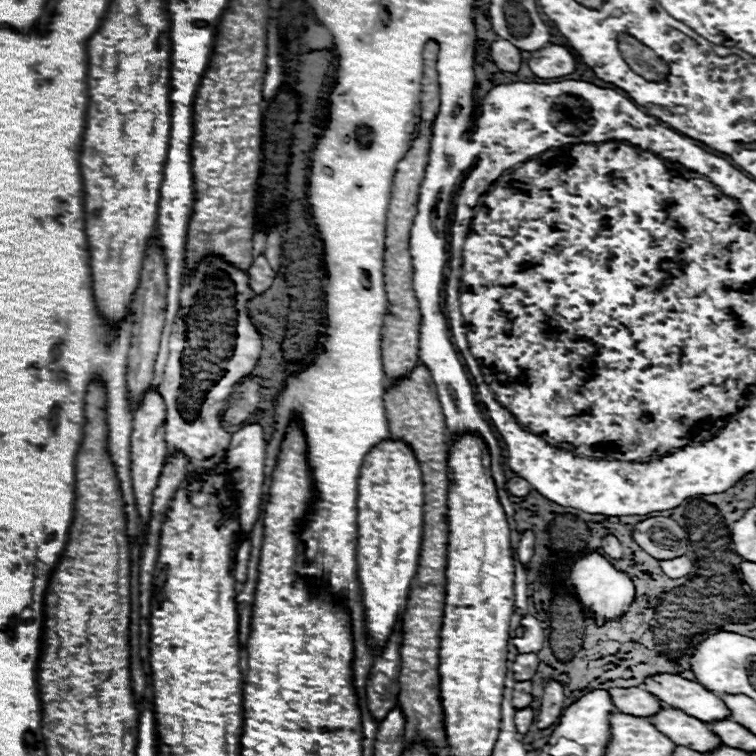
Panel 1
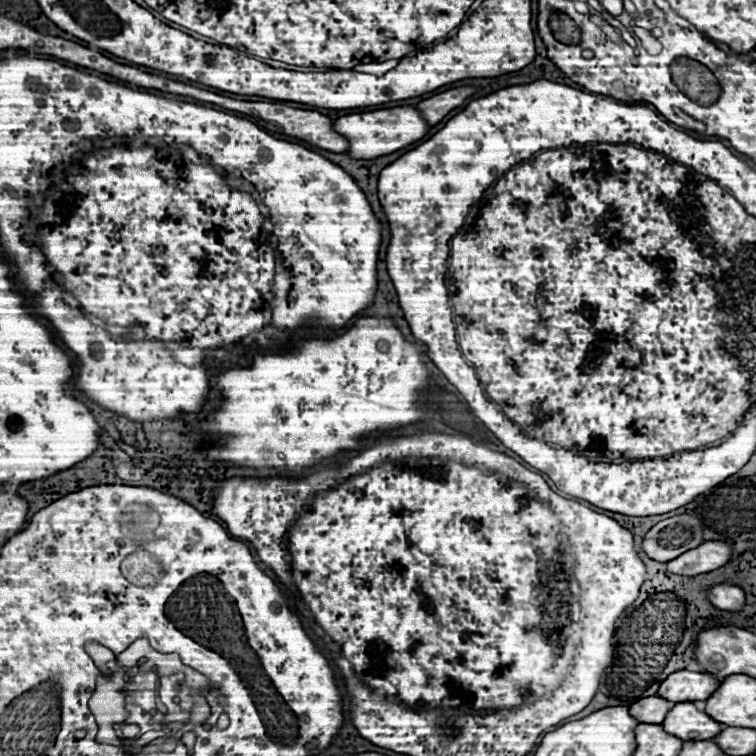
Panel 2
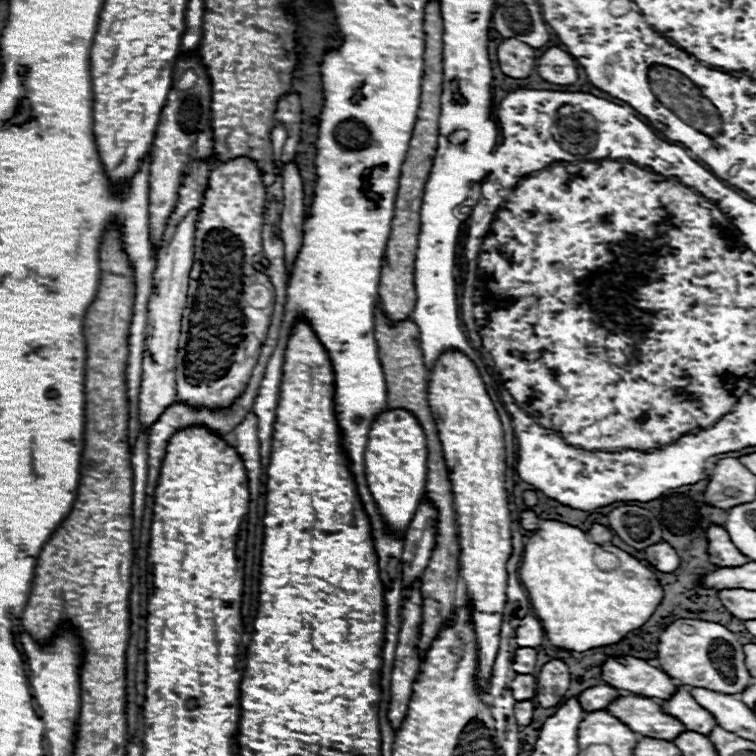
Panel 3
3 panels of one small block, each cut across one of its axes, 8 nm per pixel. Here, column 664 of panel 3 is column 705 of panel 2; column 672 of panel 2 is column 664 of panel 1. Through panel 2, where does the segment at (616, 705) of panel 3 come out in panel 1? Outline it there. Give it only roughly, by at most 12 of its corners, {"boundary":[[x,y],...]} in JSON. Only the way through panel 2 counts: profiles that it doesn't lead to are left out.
{"boundary":[[676,708],[648,720],[676,746],[704,754],[722,744],[706,722]]}

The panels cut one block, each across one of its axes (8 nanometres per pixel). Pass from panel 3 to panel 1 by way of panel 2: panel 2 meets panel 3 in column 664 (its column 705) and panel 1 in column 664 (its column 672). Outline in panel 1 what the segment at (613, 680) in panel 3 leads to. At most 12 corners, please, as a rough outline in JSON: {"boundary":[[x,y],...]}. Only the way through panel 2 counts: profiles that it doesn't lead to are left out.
{"boundary":[[652,674],[644,690],[704,722],[730,718],[698,682]]}

